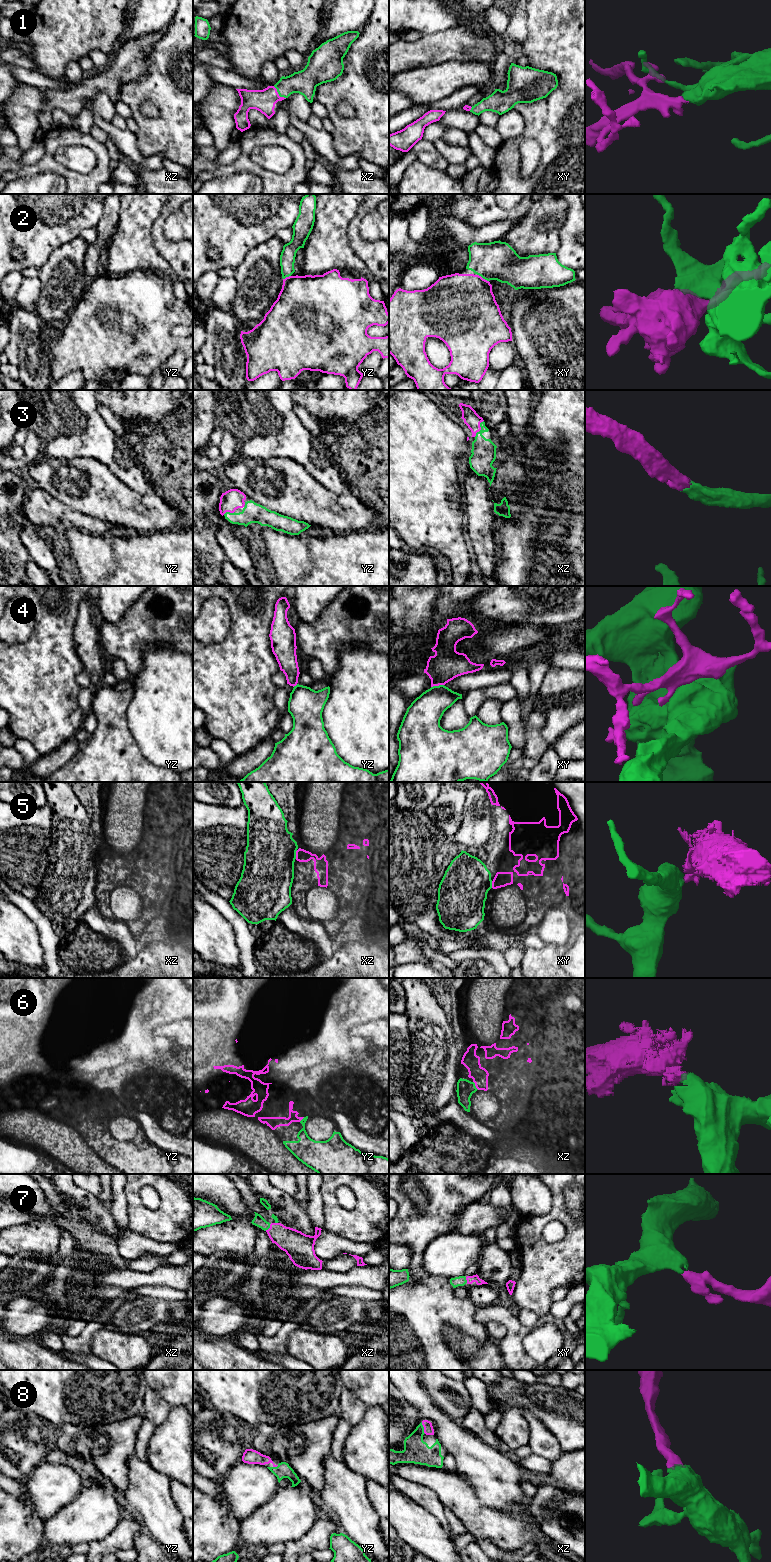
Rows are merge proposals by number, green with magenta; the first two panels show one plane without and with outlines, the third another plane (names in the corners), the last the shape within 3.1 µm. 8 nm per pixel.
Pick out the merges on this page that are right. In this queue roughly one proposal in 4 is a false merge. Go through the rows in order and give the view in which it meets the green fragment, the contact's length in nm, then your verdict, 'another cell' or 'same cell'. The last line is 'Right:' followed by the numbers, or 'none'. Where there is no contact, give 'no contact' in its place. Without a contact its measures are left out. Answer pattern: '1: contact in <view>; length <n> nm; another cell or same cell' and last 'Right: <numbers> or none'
1: contact in xz; length 140 nm; same cell
2: contact in xy; length 110 nm; same cell
3: contact in xz; length 150 nm; same cell
4: contact in xy; length 110 nm; another cell
5: contact in xz; length 70 nm; another cell
6: contact in xz; length 80 nm; same cell
7: contact in xz; length 80 nm; same cell
8: contact in xz; length 100 nm; same cell
Right: 1, 2, 3, 6, 7, 8

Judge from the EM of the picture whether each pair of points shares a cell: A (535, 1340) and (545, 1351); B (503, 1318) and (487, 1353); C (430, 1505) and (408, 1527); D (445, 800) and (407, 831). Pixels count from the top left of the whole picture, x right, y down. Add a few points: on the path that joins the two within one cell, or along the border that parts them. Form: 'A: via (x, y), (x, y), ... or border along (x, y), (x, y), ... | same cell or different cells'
A: via (538, 1343), (542, 1348) | same cell
B: border along (496, 1343), (503, 1359) | different cells
C: border along (406, 1496), (430, 1512), (441, 1527) | different cells
D: border along (424, 812), (443, 831) | different cells

